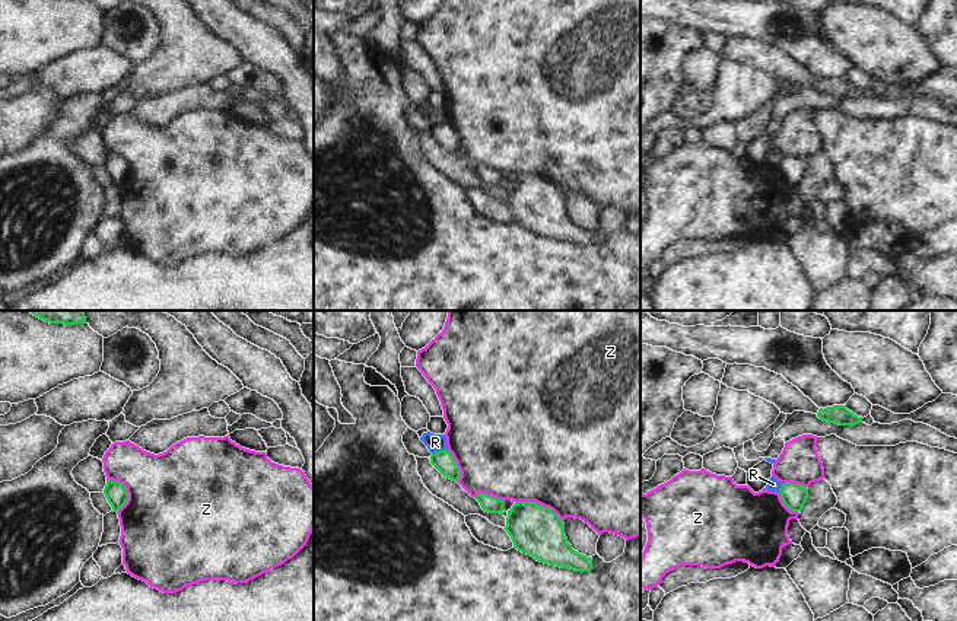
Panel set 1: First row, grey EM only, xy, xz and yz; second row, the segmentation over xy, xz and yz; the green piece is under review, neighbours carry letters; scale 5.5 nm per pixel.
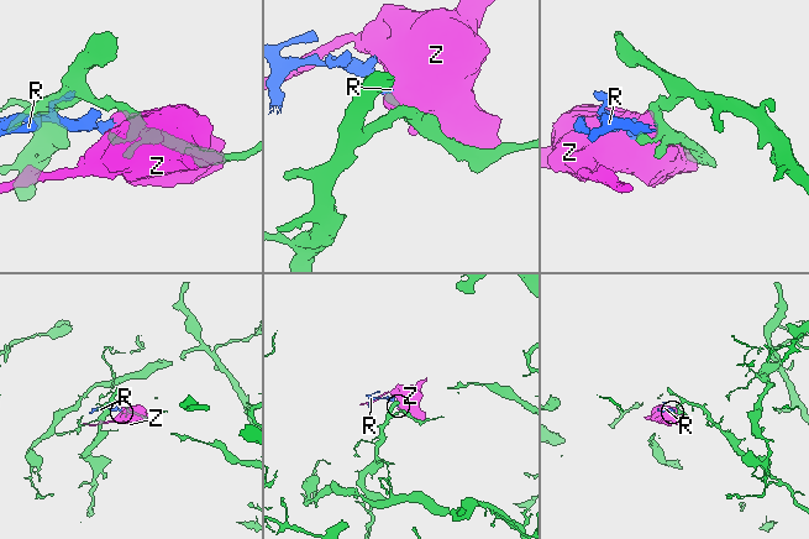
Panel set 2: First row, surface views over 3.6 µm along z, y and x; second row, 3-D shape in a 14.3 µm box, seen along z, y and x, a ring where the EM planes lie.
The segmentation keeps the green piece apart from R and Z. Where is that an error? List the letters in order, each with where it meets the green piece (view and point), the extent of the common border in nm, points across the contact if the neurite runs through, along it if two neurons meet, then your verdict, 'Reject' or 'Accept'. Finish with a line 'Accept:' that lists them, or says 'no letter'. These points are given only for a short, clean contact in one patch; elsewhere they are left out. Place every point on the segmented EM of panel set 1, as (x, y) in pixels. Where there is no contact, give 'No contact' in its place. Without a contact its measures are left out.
R: Touches green at xz (439, 451). Shared border 90 nm. Boundary: xz (447, 448), (432, 454). Reject
Z: Touches green at xz (537, 503). Shared border 280 nm. Reject
Accept: no letter

